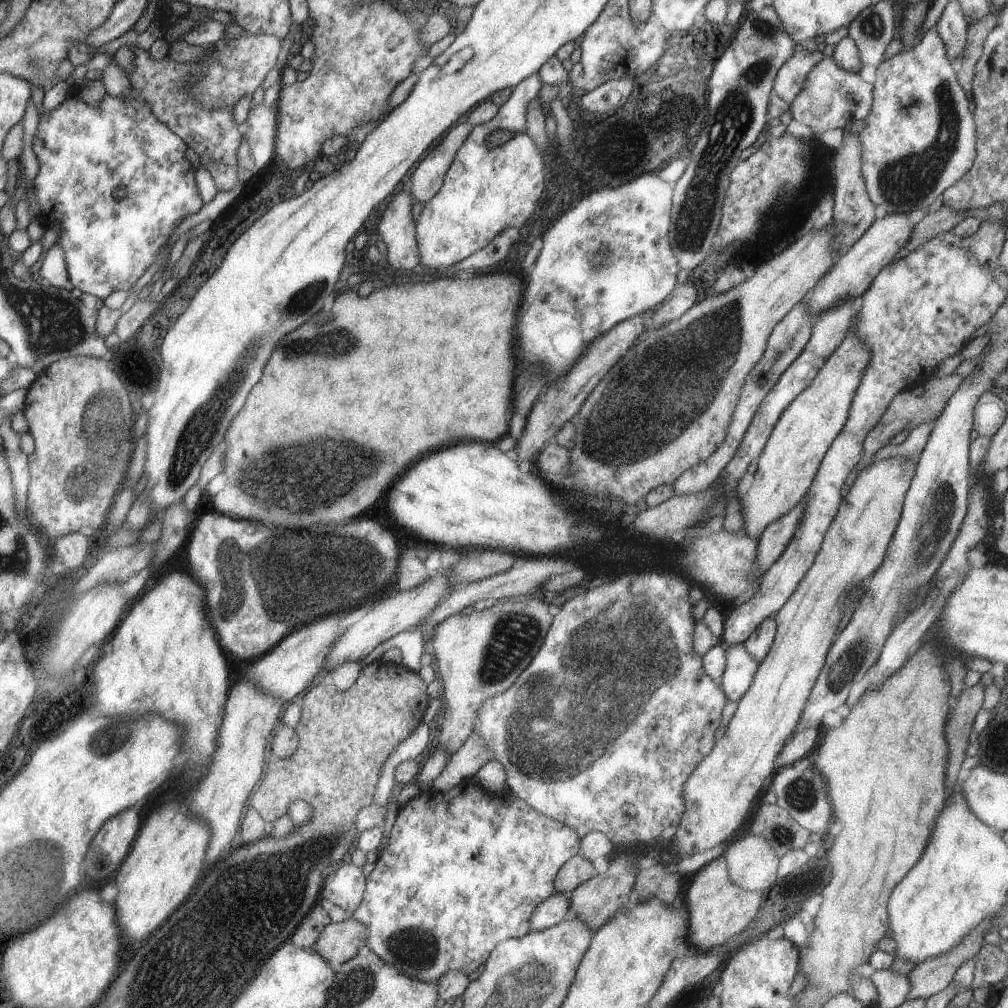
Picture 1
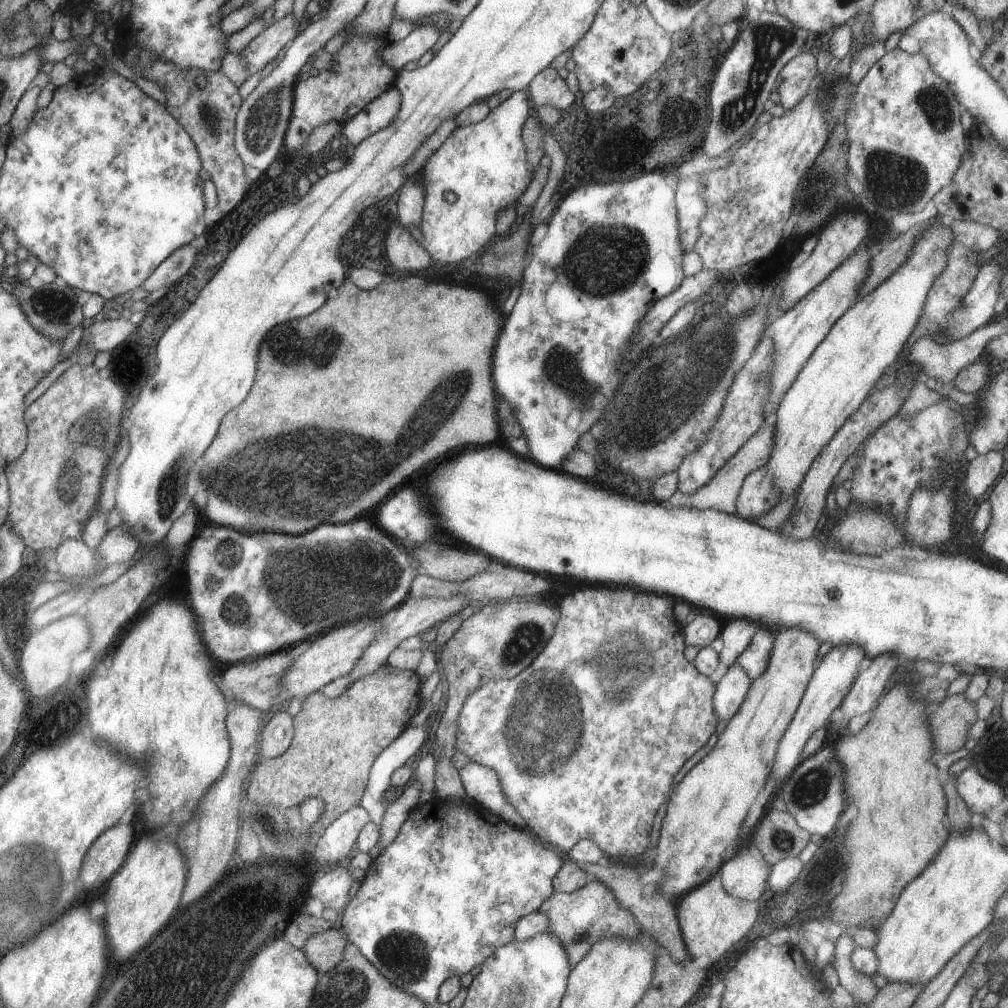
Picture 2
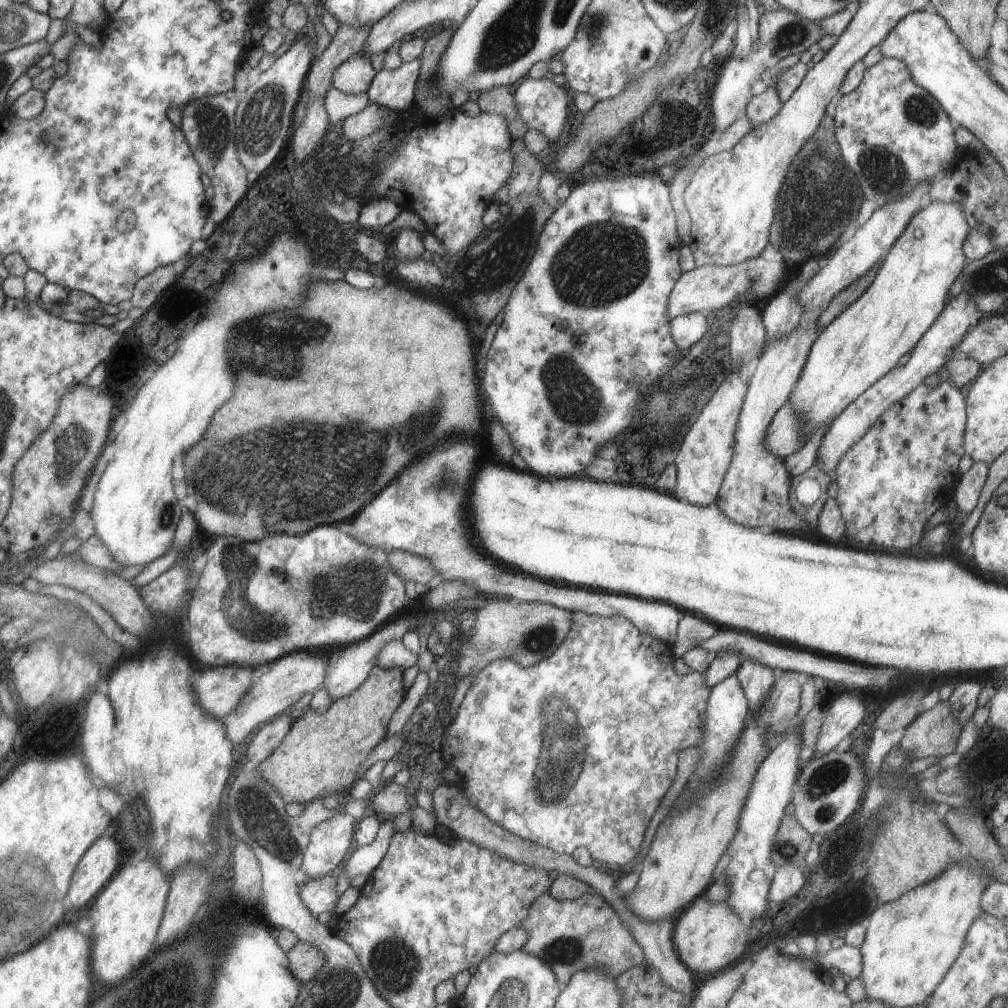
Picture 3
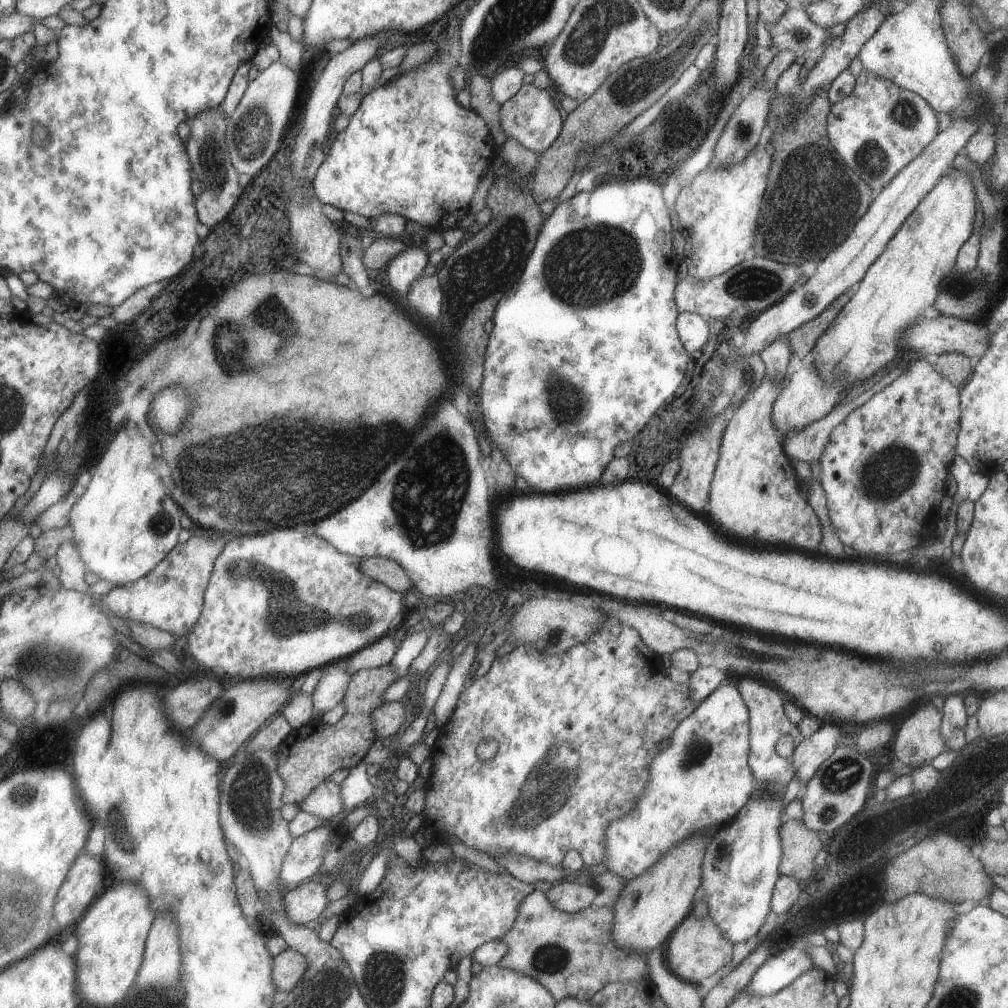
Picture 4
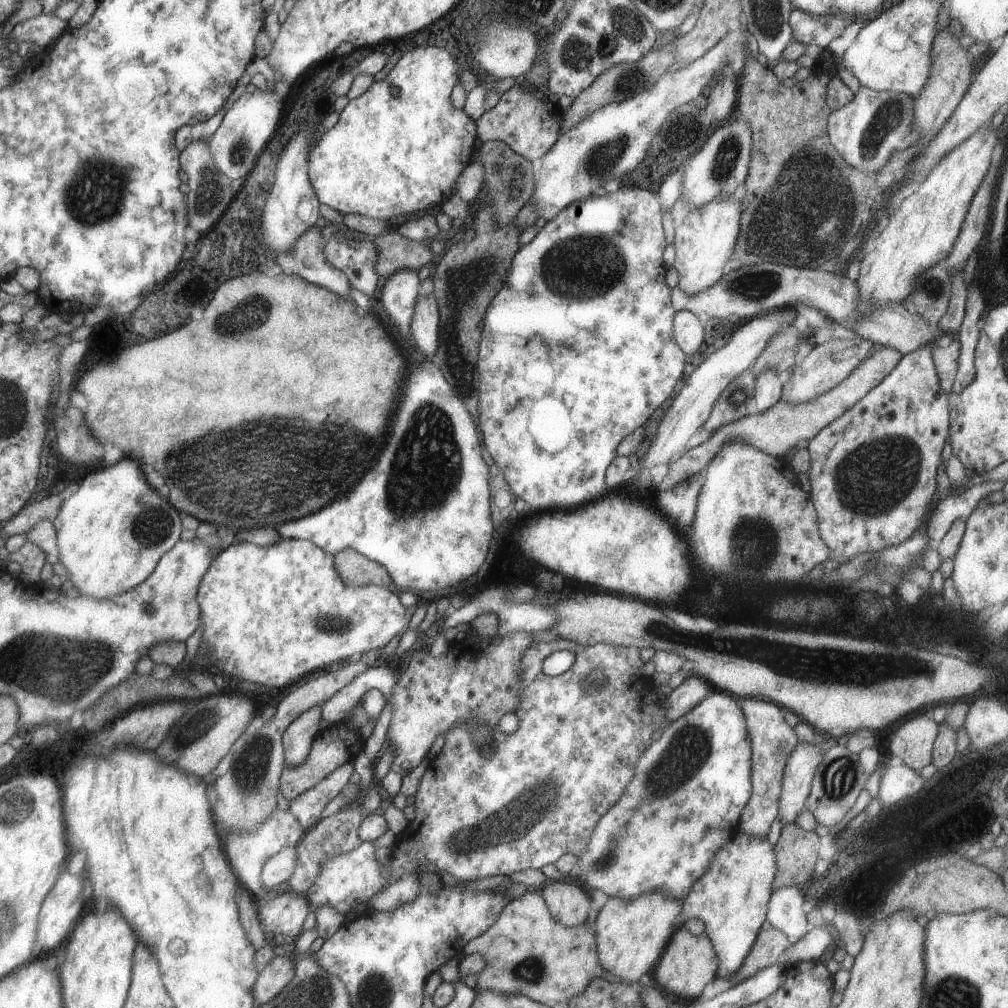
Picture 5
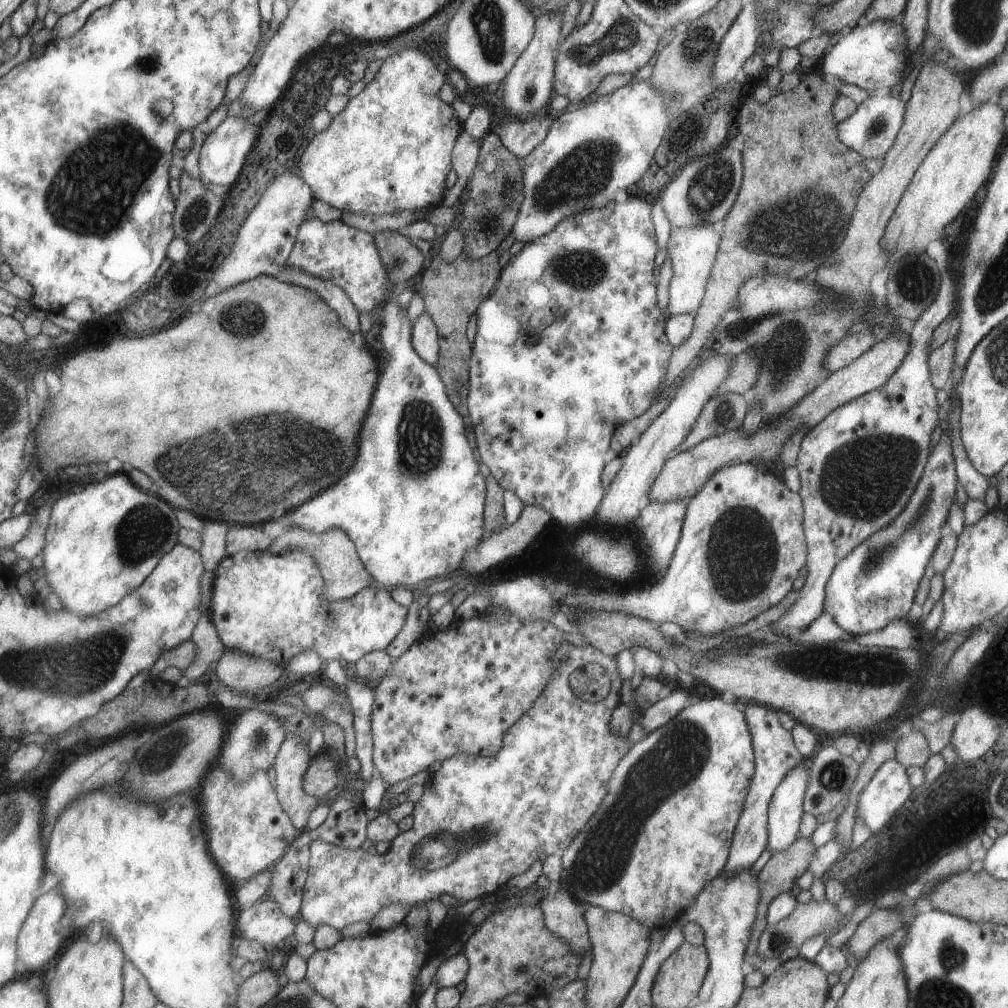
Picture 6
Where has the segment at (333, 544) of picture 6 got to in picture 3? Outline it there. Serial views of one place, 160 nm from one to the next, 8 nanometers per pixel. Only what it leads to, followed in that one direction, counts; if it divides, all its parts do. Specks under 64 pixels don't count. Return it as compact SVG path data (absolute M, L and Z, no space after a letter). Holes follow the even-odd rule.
M391 549L388 552L393 569L406 580L412 580L420 589L435 587L443 580L429 558L402 550Z

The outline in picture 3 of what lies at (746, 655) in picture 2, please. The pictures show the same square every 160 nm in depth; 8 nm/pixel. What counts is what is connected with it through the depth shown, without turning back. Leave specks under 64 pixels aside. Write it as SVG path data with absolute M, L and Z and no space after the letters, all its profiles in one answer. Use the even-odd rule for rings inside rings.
M746 659L735 672L742 685L752 713L757 713L763 700L776 682L779 671L762 663Z

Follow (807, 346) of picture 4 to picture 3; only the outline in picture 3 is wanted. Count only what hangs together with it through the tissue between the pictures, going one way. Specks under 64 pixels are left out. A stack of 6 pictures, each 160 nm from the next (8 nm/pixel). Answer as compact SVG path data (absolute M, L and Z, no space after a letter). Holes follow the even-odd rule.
M876 263L866 274L857 278L851 285L846 286L841 290L825 308L819 316L817 323L819 329L822 330L825 326L833 321L841 312L844 312L853 302L864 294L864 291L872 284L880 264Z

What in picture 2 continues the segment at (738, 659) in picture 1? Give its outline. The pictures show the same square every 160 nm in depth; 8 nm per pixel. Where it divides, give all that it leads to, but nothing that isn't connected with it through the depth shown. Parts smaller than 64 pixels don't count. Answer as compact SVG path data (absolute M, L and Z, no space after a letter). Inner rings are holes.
M737 662L728 667L720 682L715 684L713 703L718 721L729 721L736 714L746 698L751 681L748 673Z

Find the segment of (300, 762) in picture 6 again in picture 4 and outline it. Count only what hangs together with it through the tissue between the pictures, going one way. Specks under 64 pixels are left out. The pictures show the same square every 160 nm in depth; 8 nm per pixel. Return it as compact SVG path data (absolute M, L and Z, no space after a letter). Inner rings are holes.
M344 661L327 664L321 671L320 680L311 699L314 712L323 716L343 702L353 674L347 669ZM329 780L317 786L299 806L302 811L316 815L324 820L338 819L345 813L341 786Z

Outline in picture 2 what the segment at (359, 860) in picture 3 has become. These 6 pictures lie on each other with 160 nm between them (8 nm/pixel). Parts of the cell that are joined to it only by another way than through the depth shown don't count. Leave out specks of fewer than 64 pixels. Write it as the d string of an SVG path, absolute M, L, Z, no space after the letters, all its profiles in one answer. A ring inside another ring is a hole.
M418 779L408 784L401 796L399 796L390 806L387 807L383 823L380 826L381 836L379 845L386 848L397 835L402 824L406 820L407 814L412 812L420 803L420 792L422 792L422 784Z

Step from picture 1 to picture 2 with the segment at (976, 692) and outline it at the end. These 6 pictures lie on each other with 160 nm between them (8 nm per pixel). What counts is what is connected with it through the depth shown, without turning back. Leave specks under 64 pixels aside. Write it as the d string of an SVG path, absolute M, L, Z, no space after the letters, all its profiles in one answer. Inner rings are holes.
M964 693L947 696L945 700L931 709L929 725L935 750L940 754L947 755L964 747L968 740L970 726L978 720L976 716L976 702L968 700Z

